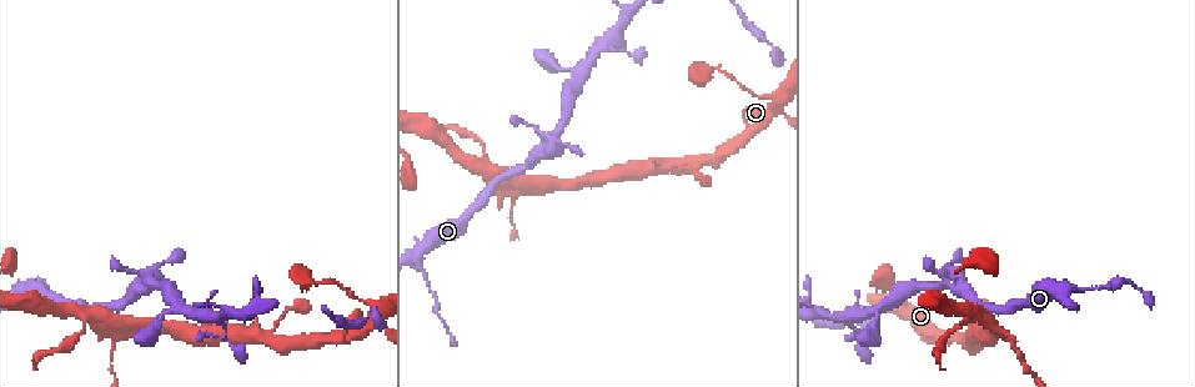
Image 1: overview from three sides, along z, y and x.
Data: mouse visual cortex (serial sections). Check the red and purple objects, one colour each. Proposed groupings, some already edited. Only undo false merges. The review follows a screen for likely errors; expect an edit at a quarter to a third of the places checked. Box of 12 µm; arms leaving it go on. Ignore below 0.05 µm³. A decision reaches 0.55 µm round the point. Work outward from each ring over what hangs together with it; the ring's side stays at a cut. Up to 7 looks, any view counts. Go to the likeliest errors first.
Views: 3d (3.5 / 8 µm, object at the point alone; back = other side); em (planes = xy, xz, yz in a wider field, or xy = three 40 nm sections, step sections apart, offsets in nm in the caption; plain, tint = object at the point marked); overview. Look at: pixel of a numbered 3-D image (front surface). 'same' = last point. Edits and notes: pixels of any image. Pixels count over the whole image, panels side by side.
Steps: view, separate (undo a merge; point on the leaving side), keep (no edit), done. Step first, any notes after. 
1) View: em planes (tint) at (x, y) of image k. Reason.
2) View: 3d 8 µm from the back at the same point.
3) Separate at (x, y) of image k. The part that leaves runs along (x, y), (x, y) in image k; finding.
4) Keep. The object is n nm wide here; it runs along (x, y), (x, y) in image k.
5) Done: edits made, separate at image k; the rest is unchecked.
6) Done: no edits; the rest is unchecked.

View: 3d 3.5 µm at (130, 322) of image 1. Side arm on a straight run.

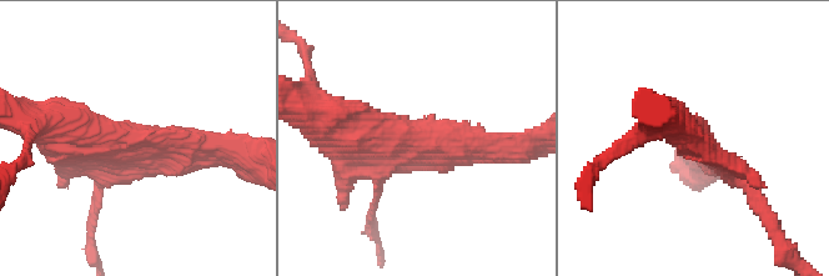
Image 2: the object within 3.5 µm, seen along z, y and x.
View: em xy step 1 (tint) at (140, 142) of image 2. Now the EM.

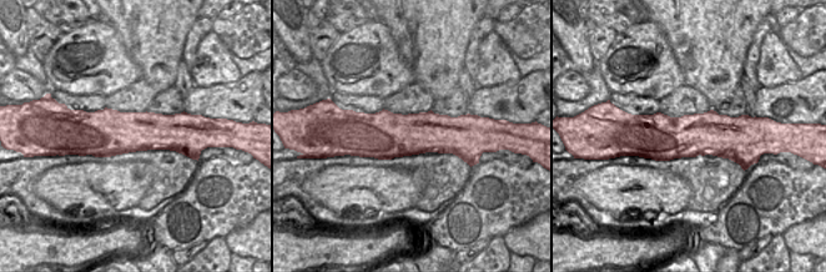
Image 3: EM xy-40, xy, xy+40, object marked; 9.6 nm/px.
Keep. The object is 440 nm wide here; it runs along (501, 149), (340, 134), (332, 126) in image 2; continuous, no second cell.

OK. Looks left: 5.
View: 3d 3.5 µm at (630, 51) of image 1. A narrow waist.

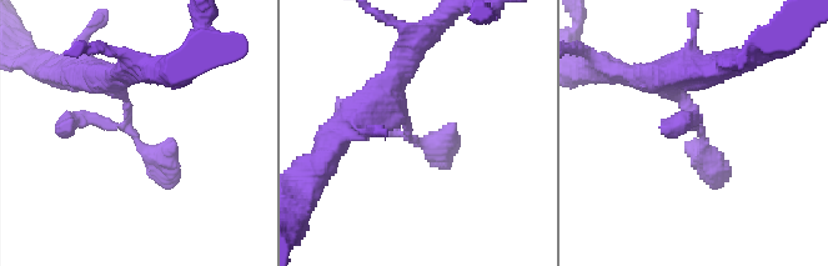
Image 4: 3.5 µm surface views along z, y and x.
View: em xy step 1 (tint) at (700, 131) of image 4. Now the EM.

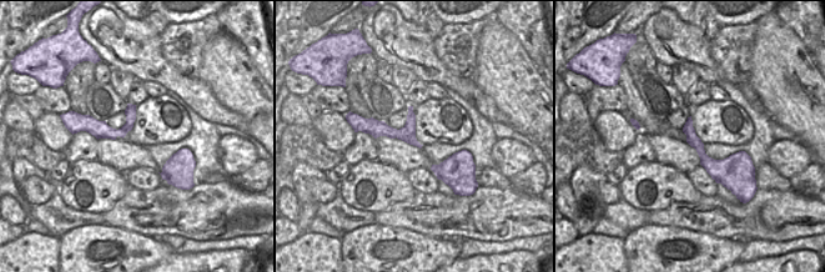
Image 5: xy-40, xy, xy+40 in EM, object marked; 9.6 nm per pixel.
View: em xy step 2 (tint) at the same point. Another direction.

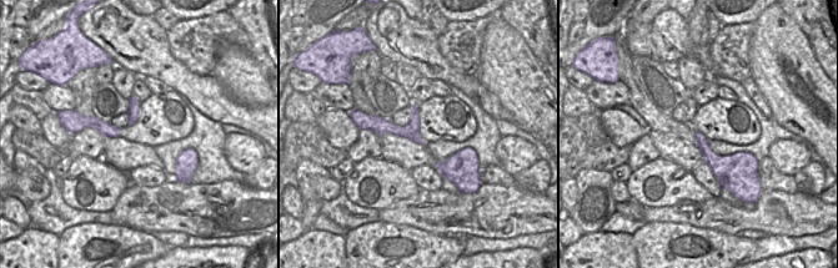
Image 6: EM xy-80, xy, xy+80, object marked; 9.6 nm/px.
Keep. It runs along (366, 125), (410, 131), (417, 138) in image 6; all the same cell.

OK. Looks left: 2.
View: 3d 3.5 µm at (1063, 291) of image 1. Small branch off a trunk.

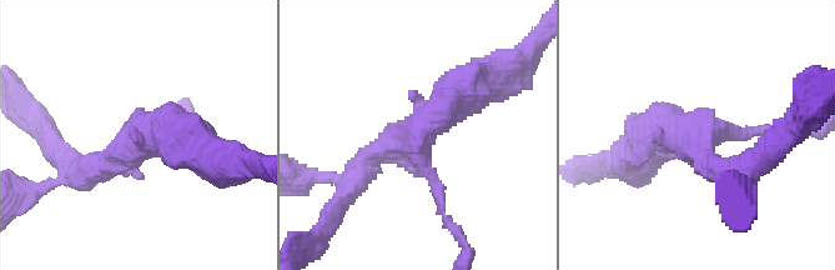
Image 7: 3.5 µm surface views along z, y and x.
View: em xy step 1 (tint) at (697, 129) of image 7. Now the EM.

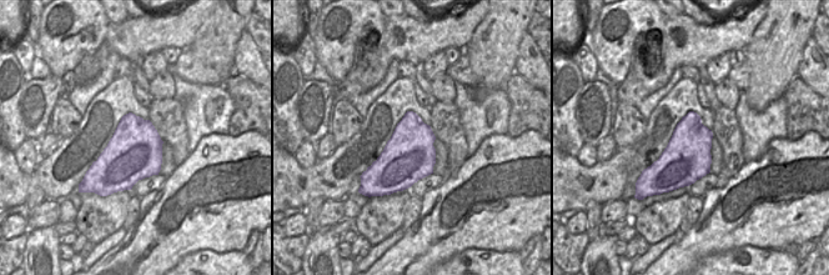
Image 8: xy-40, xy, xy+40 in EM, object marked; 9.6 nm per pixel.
Keep. It runs along (487, 79), (418, 134), (441, 214) in image 7; continuous, no second cell.

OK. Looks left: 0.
Done: no edits; the rest is unchecked.

